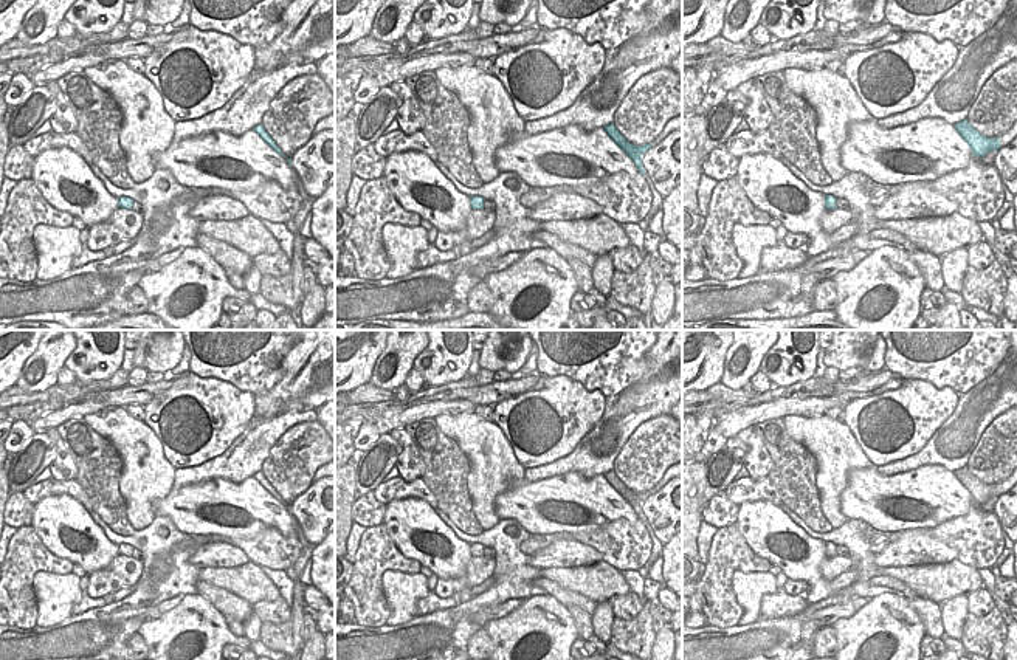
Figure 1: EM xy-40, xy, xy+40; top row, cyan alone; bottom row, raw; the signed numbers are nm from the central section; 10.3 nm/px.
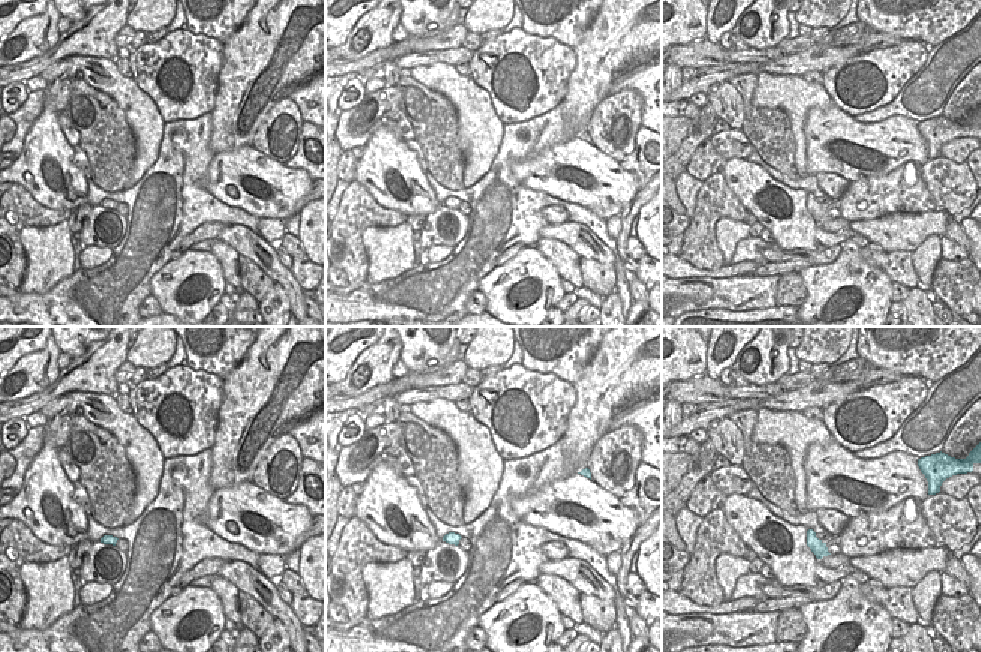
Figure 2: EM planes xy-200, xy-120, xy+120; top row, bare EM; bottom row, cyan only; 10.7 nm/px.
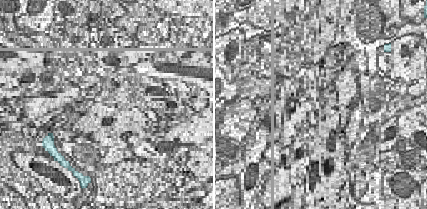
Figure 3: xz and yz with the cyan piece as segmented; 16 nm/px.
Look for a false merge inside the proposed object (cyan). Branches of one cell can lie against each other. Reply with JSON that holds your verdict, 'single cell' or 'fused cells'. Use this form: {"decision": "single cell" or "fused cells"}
{"decision": "single cell"}

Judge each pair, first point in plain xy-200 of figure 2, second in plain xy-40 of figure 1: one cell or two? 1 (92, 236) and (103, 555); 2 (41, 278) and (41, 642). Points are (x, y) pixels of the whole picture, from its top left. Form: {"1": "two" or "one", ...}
{"1": "two", "2": "two"}

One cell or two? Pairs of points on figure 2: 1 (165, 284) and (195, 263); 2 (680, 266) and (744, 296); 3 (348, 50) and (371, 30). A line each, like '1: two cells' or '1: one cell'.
1: one cell
2: two cells
3: one cell

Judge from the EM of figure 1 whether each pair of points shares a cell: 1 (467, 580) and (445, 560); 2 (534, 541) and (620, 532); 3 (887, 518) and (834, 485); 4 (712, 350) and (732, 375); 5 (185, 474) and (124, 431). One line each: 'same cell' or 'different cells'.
1: different cells
2: same cell
3: different cells
4: different cells
5: different cells

